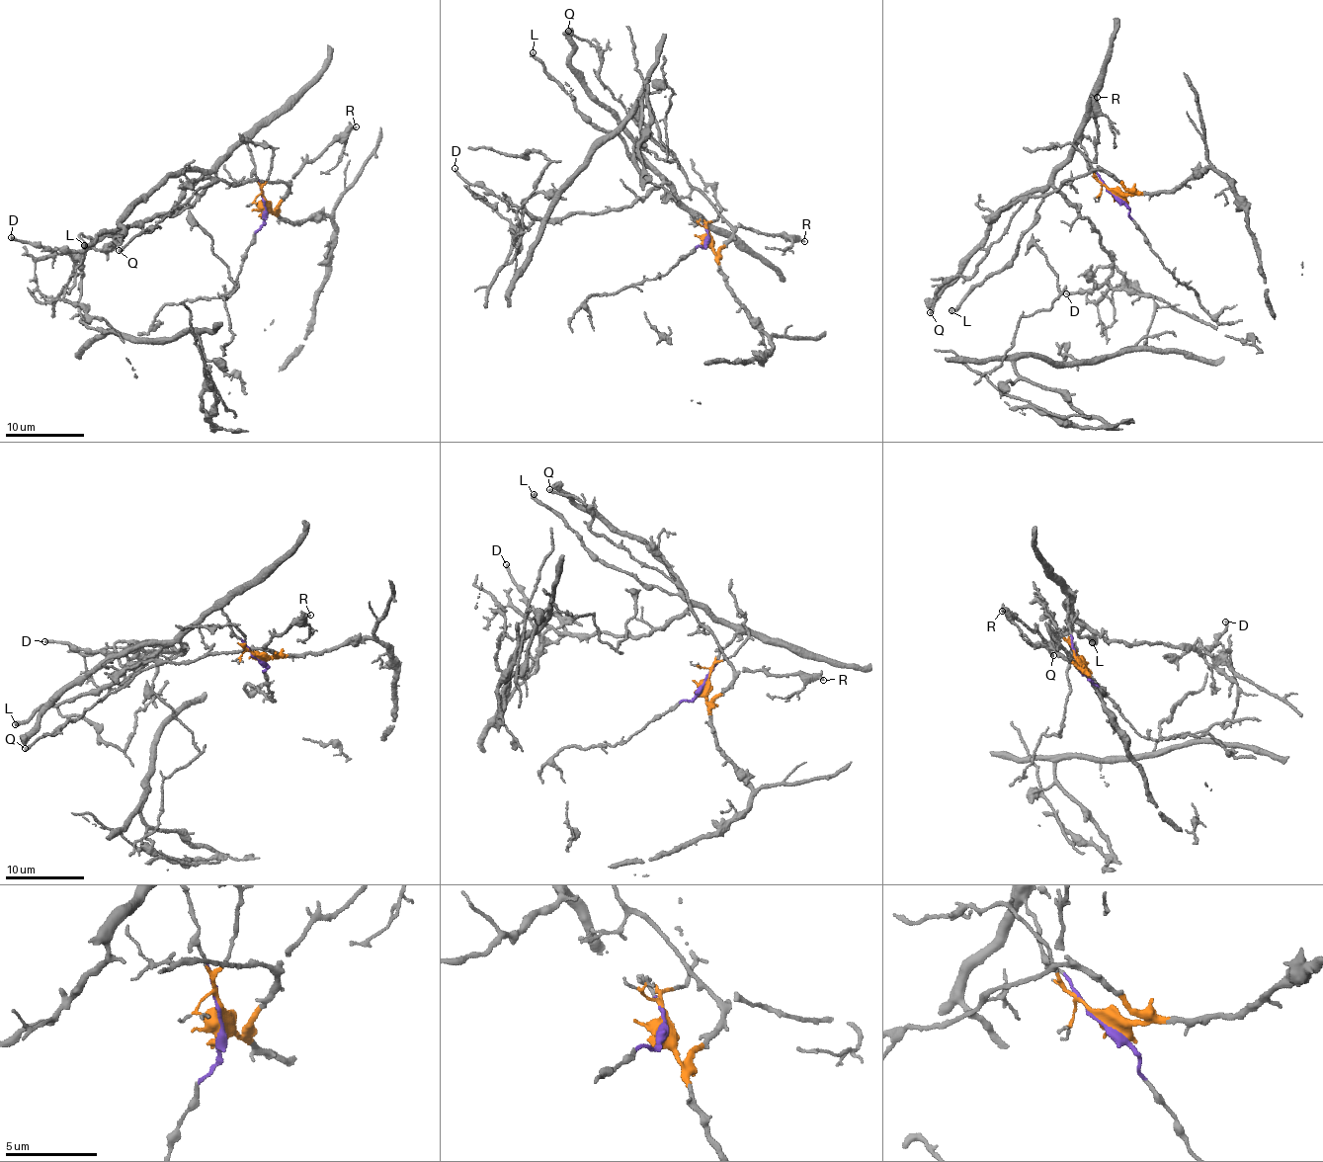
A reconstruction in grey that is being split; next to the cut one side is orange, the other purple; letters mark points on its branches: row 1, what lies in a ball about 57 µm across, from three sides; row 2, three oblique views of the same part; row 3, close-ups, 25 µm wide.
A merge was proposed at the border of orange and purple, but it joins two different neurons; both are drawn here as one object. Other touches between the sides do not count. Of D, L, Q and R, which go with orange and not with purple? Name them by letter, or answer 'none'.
Q, R

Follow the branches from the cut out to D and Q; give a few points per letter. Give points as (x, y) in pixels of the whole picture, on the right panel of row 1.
D: (1115, 195), (1078, 144), (1054, 177), (1054, 187), (1094, 227), (1111, 256), (1112, 274), (1094, 290), (1066, 293)
Q: (1115, 195), (1128, 193), (1110, 174), (1094, 169), (1027, 199), (970, 277), (947, 279), (931, 313)

